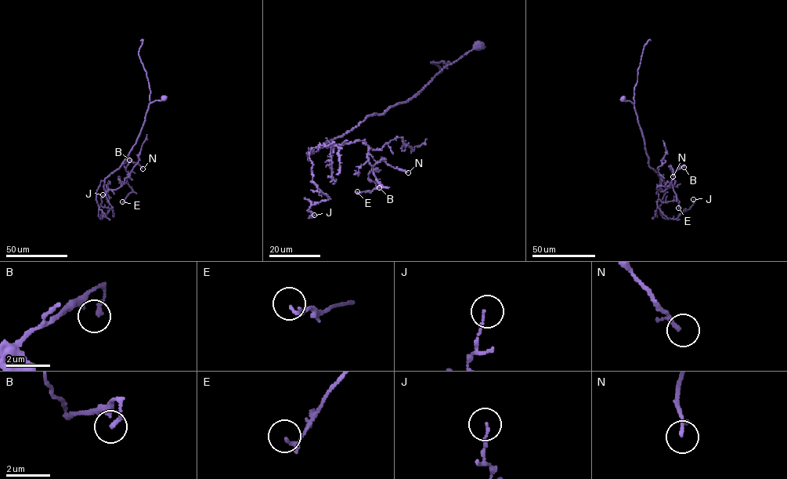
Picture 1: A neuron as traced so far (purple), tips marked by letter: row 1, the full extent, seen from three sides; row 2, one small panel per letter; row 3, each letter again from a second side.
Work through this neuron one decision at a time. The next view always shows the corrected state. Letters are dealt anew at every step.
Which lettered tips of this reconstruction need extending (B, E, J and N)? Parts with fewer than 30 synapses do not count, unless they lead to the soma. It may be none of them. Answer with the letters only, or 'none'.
none

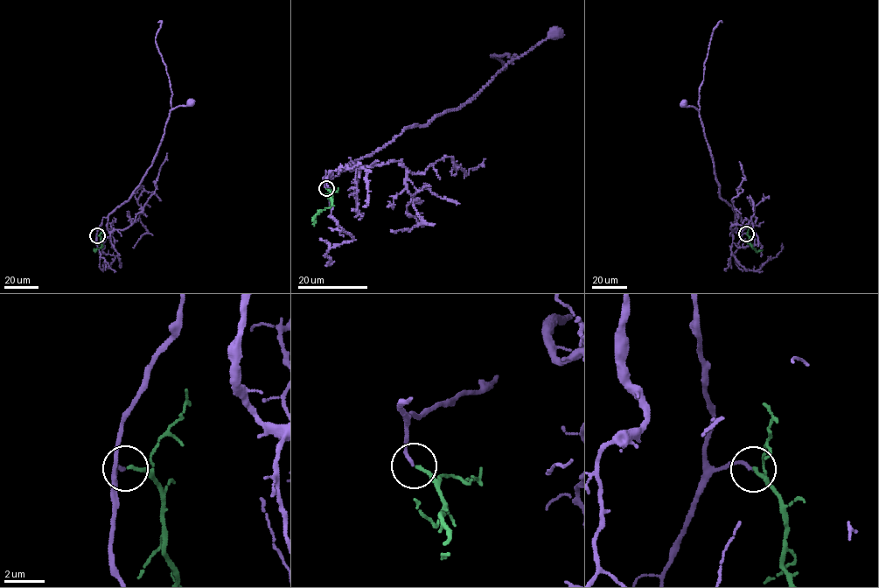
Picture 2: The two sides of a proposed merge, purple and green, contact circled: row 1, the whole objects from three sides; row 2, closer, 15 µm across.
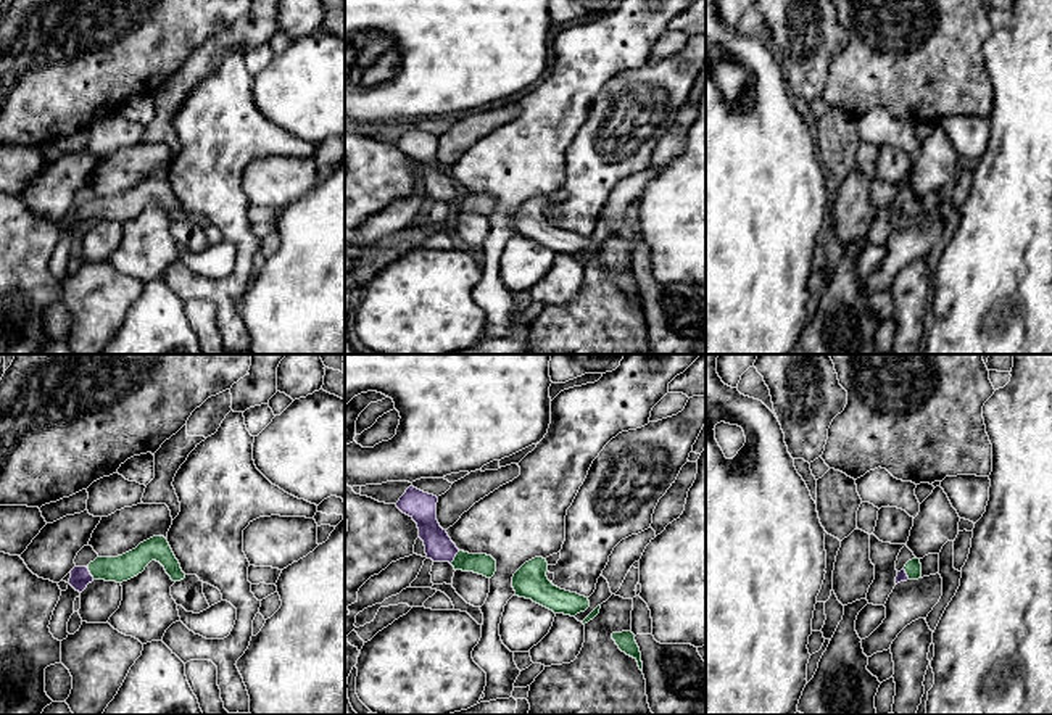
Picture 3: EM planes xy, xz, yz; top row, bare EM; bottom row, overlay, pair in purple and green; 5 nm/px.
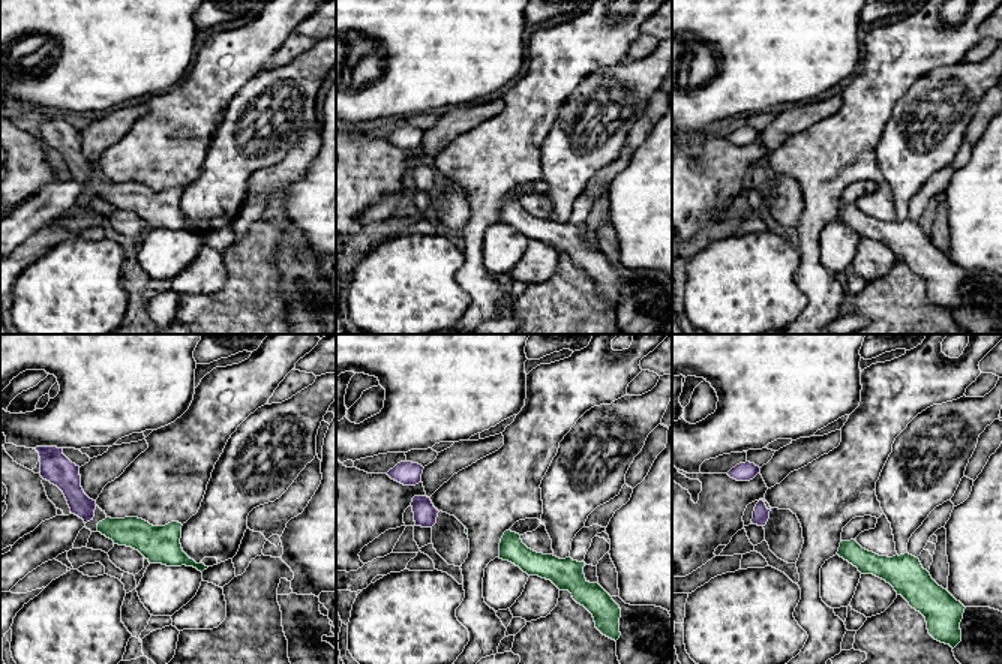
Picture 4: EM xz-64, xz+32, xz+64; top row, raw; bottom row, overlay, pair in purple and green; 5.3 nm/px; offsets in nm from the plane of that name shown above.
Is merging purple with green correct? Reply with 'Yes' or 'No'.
Yes

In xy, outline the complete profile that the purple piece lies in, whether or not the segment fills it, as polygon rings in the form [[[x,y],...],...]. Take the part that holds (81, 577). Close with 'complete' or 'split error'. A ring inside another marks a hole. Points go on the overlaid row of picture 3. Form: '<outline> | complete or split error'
[[[153,536],[122,556],[97,557],[87,567],[74,567],[69,585],[82,593],[93,580],[122,583],[142,573],[151,560],[159,562],[172,581],[185,578],[168,539]]] | split error

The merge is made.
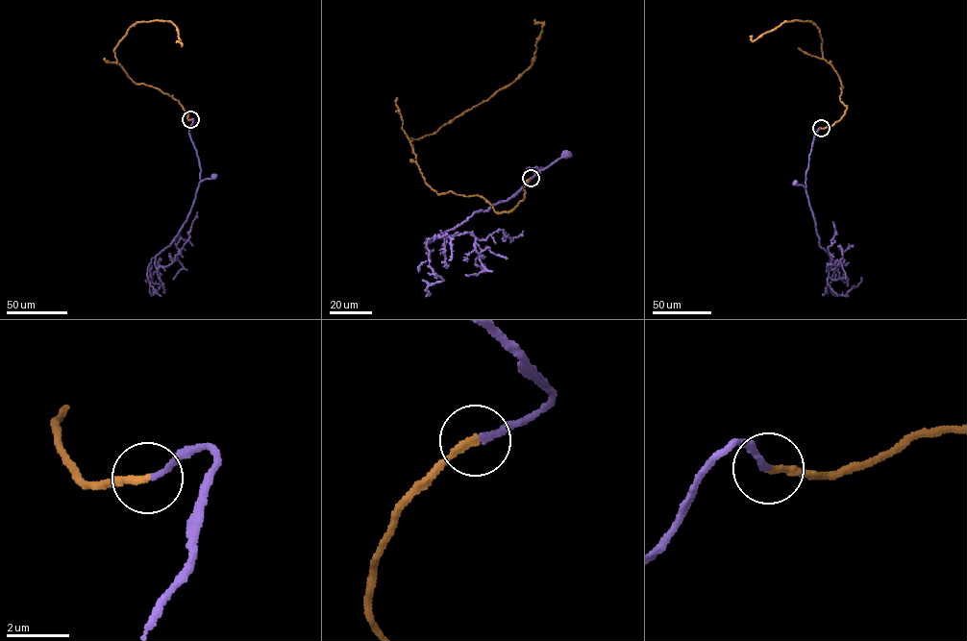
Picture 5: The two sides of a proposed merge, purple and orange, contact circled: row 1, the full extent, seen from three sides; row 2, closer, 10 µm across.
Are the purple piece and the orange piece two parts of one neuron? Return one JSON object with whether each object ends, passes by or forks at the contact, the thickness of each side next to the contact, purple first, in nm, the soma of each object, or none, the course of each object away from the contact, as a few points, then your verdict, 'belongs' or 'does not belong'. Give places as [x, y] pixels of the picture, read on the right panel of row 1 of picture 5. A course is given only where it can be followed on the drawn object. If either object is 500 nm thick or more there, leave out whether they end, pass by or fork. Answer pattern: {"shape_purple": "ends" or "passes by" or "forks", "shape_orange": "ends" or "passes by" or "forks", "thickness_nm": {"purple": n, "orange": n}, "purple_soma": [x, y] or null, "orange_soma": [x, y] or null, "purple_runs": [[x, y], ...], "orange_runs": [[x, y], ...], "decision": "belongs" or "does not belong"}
{"shape_purple": "ends", "shape_orange": "ends", "thickness_nm": {"purple": 200, "orange": 240}, "purple_soma": [795, 183], "orange_soma": null, "purple_runs": [[821, 128], [815, 134], [808, 157], [805, 186], [794, 183]], "orange_runs": [[821, 128], [847, 108], [838, 76], [823, 58], [819, 28], [811, 21], [785, 21], [753, 41], [750, 36]], "decision": "belongs"}

